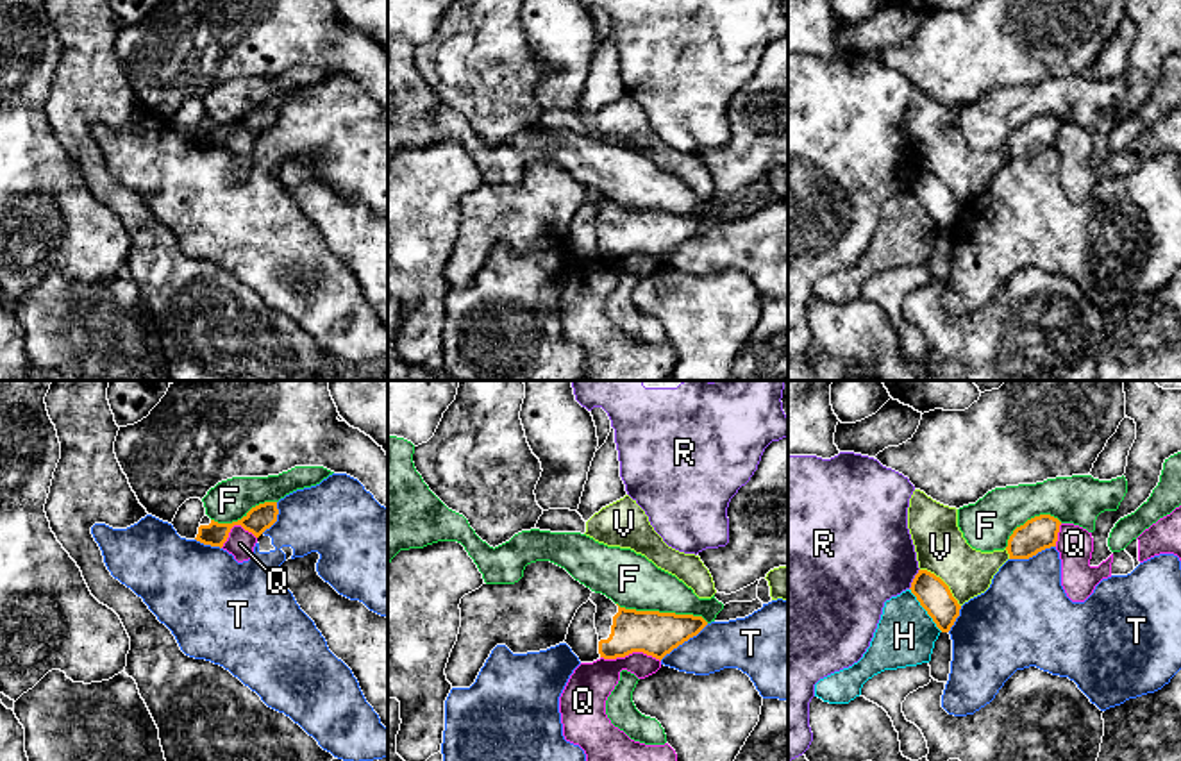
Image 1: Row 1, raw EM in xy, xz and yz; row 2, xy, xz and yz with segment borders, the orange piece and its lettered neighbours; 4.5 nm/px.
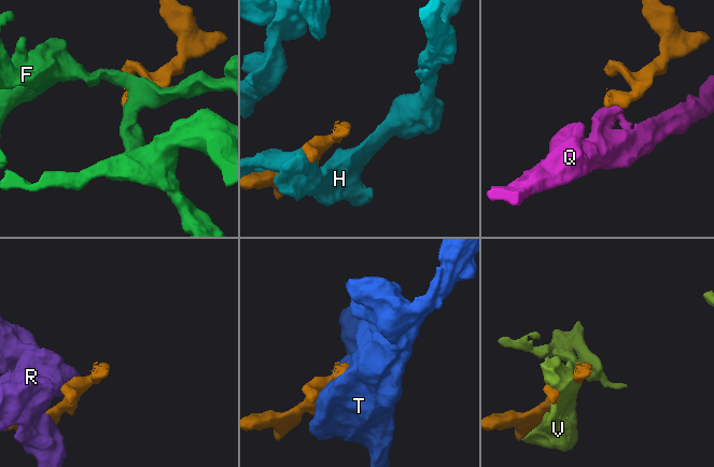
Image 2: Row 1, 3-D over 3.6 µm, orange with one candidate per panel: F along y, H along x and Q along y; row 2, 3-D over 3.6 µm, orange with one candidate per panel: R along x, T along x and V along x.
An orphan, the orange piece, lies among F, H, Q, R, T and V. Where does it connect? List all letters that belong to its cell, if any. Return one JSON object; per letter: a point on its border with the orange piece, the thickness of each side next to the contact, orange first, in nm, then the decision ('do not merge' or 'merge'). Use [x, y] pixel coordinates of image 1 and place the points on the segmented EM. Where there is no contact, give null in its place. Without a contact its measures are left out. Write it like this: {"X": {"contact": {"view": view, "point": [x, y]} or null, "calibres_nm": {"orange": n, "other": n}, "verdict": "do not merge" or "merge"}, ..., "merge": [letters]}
{"F": {"contact": {"view": "xz", "point": [663, 613]}, "calibres_nm": {"orange": 200, "other": 240}, "verdict": "do not merge"}, "H": {"contact": {"view": "yz", "point": [924, 608]}, "calibres_nm": {"orange": 150, "other": 260}, "verdict": "do not merge"}, "Q": {"contact": {"view": "xz", "point": [631, 652]}, "calibres_nm": {"orange": 200, "other": 200}, "verdict": "do not merge"}, "R": {"contact": {"view": "yz", "point": [913, 579]}, "calibres_nm": {"orange": 150, "other": 440}, "verdict": "do not merge"}, "T": {"contact": {"view": "xz", "point": [683, 642]}, "calibres_nm": {"orange": 200, "other": 220}, "verdict": "do not merge"}, "V": {"contact": {"view": "yz", "point": [944, 583]}, "calibres_nm": {"orange": 150, "other": 220}, "verdict": "do not merge"}, "merge": []}

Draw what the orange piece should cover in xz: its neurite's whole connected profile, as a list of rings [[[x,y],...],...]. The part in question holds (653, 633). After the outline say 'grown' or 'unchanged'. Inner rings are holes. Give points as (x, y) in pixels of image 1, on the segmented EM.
[[[595,591],[590,600],[597,606],[595,629],[604,659],[643,652],[661,661],[708,625],[693,615],[625,609]]]; grown

